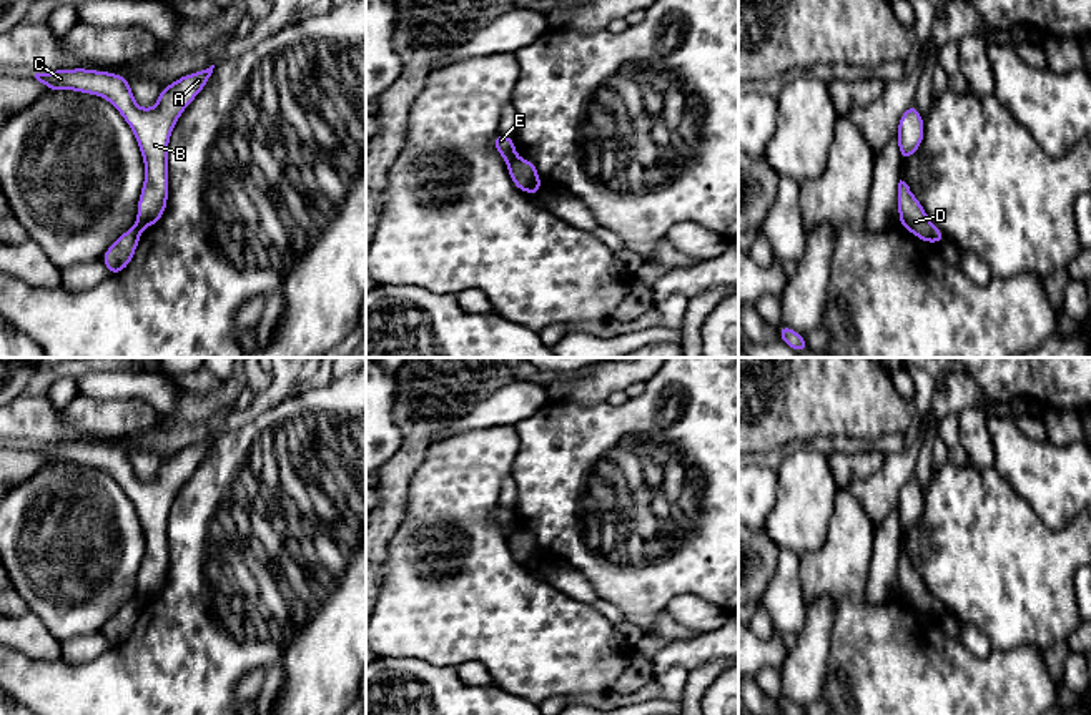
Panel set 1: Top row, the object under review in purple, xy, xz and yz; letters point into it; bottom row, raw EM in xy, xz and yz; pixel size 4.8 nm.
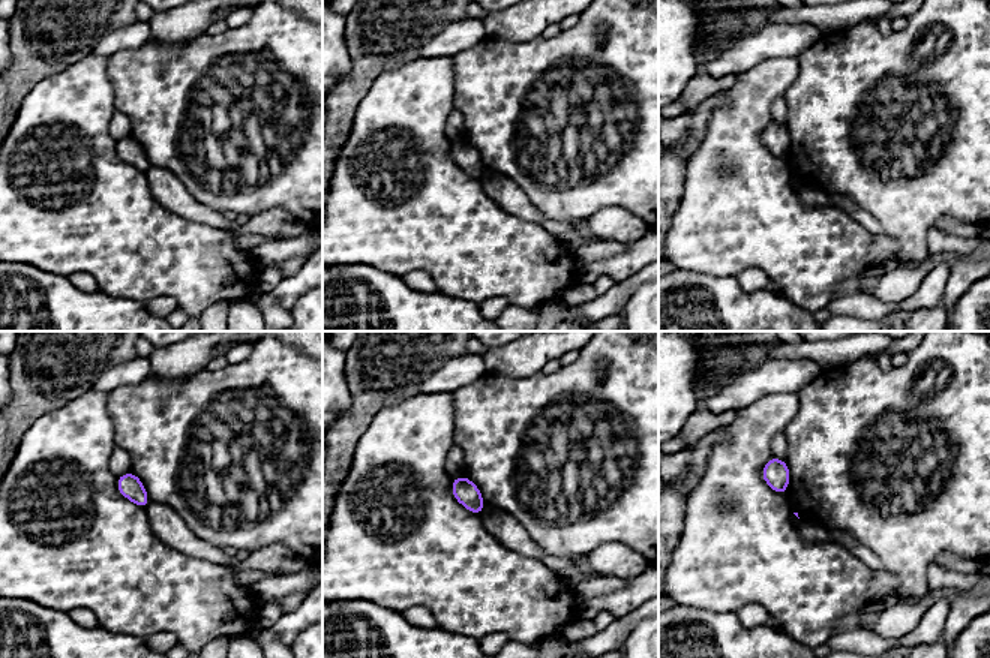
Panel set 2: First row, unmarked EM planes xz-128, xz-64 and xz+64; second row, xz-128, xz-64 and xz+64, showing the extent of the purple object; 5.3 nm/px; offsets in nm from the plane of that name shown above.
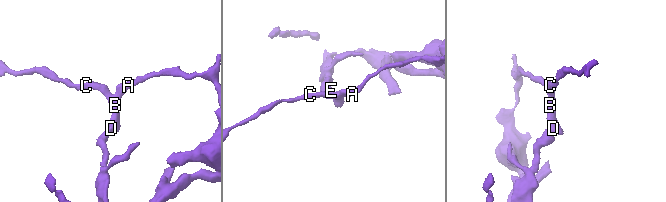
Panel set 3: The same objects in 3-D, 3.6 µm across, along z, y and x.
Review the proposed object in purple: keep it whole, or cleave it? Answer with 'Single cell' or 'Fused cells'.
Fused cells

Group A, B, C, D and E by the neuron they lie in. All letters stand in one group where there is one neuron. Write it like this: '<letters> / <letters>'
A B C D / E

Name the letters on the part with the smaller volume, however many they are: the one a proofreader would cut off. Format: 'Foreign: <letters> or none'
Foreign: A, B, C, D

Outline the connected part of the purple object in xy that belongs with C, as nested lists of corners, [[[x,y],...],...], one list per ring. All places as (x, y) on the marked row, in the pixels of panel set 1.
[[[215,65],[185,75],[163,86],[158,103],[143,110],[136,105],[130,81],[118,73],[86,68],[35,73],[50,91],[75,90],[106,98],[135,133],[145,160],[145,185],[138,200],[136,224],[141,229],[158,223],[168,201],[168,141],[183,110],[210,81]]]

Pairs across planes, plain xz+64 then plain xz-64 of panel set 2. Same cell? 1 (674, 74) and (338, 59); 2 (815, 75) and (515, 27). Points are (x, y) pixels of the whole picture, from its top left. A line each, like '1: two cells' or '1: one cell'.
1: one cell
2: two cells

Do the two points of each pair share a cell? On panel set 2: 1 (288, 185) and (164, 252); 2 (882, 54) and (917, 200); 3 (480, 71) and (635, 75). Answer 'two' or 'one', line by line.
1: two
2: one
3: one

